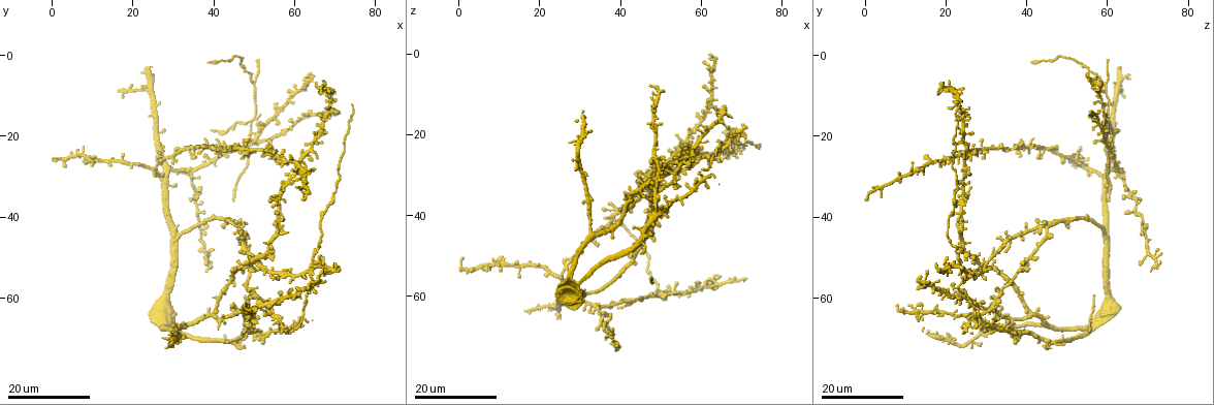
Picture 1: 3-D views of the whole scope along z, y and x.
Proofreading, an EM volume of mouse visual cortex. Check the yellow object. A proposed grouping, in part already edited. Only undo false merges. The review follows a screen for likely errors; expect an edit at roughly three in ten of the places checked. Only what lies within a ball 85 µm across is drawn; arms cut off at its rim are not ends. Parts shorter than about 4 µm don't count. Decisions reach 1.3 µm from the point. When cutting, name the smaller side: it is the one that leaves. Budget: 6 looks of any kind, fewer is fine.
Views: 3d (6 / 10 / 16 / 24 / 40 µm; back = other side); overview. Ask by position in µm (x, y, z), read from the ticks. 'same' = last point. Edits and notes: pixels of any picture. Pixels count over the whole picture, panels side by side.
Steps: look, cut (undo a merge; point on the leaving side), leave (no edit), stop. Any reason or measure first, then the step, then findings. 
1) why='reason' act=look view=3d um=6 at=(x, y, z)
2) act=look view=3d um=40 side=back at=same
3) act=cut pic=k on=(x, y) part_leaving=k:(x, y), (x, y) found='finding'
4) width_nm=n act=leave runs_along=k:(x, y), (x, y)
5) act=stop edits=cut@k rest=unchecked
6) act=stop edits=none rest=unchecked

act=look view=3d um=24 at=(48.5, 22.0, 59.5)

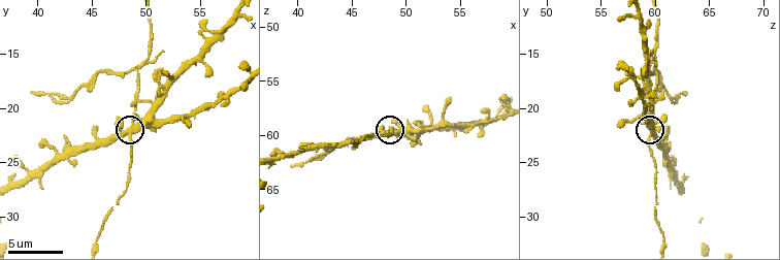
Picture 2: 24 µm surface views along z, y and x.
why='zoom in' act=look view=3d um=6 at=(48.6, 22.4, 59.6)

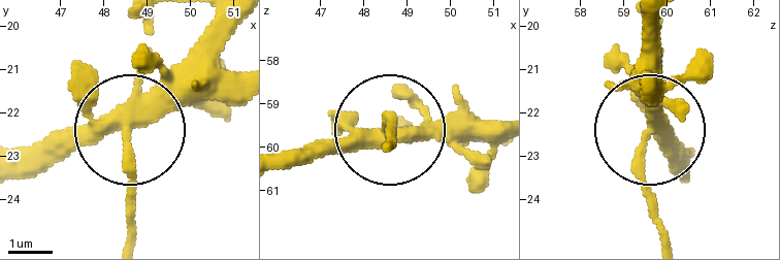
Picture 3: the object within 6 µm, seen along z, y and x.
arms=3 act=leave runs_along=3:(26, 180), (122, 131), (126, 235) found='continuous, no second neuron'

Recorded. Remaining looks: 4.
why='branch point' act=look view=3d um=16 at=(50.0, 6.5, 59.5)

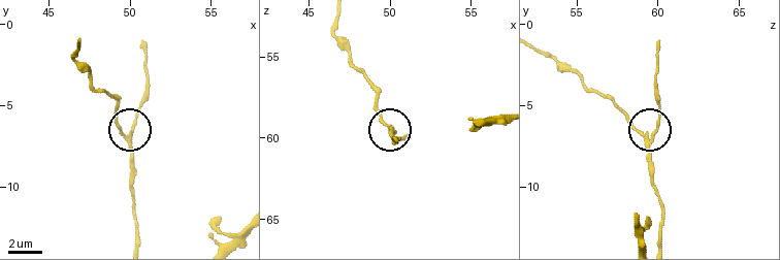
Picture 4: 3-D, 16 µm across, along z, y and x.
act=look view=3d um=10 at=(50.1, 6.8, 59.6)

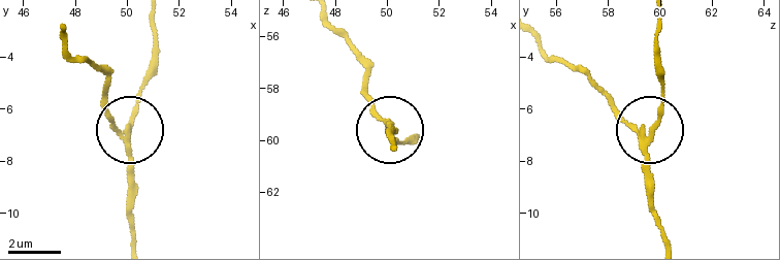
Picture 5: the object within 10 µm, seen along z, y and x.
act=cut pic=5 on=(109, 118) part_leaving=5:(128, 143), (112, 119), (104, 74), (75, 57), (64, 35) found='two neurons meet here'

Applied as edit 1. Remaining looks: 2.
act=stop edits=cut@5 rest=unchecked

